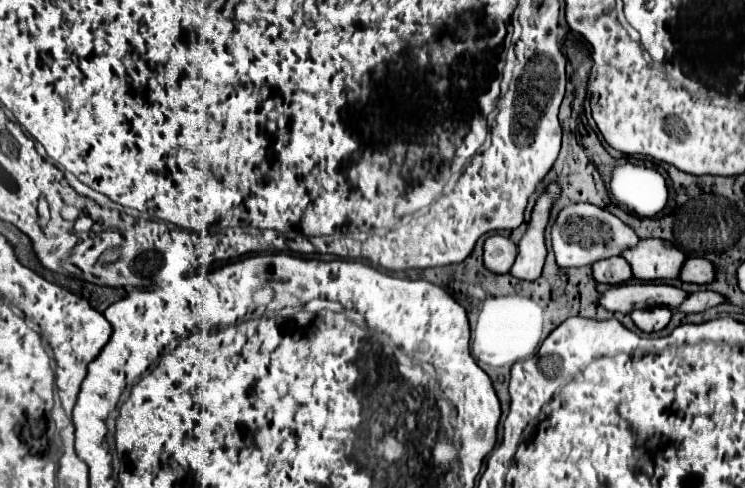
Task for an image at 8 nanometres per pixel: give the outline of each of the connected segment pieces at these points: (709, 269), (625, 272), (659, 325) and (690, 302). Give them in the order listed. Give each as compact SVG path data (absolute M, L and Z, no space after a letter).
M688 258L682 264L680 280L694 284L710 284L710 280L714 280L714 266L704 258Z
M612 256L612 258L604 258L592 264L592 276L596 282L604 282L604 284L624 284L626 280L632 278L630 266L626 264L626 260L622 260L622 256Z
M658 306L658 308L646 308L646 310L634 310L632 314L634 324L642 330L642 332L660 332L672 316L672 310L666 306Z
M698 290L698 292L692 292L684 298L684 302L676 308L678 312L684 312L684 314L694 314L694 312L704 312L712 306L718 306L724 302L724 296L718 296L716 292L710 292L710 290Z

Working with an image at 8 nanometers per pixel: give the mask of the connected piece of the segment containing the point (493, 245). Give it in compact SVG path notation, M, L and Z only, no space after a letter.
M494 234L484 242L484 266L494 274L506 274L516 258L516 244L510 238Z

